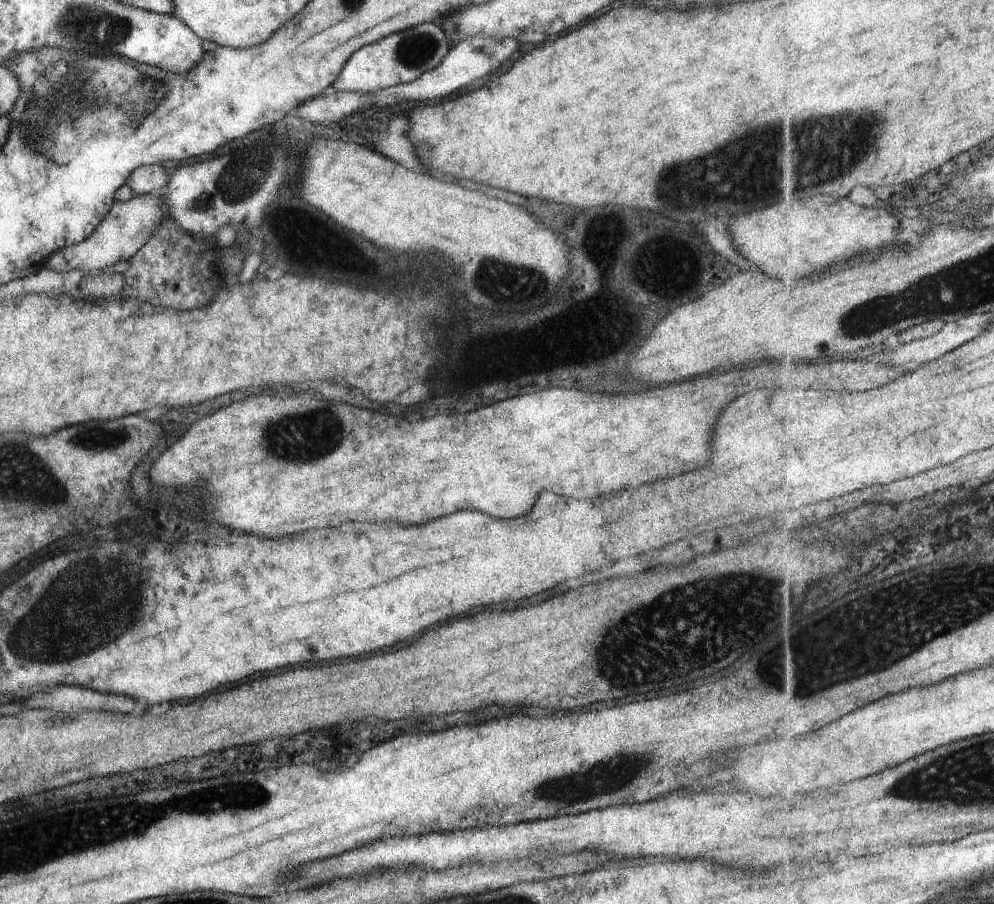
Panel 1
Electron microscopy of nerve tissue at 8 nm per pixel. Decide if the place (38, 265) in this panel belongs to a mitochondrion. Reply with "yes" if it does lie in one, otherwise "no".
no

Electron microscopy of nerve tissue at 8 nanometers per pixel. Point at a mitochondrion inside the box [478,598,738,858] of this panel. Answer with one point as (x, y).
(574, 788)

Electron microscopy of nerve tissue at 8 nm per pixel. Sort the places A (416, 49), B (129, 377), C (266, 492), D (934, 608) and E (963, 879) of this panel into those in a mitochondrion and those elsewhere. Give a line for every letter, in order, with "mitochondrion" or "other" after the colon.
A: mitochondrion
B: other
C: other
D: mitochondrion
E: other

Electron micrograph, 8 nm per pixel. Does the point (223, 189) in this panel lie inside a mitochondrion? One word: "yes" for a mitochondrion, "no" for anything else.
no

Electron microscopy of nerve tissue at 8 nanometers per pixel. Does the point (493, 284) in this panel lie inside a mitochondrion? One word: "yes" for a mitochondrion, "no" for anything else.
yes

